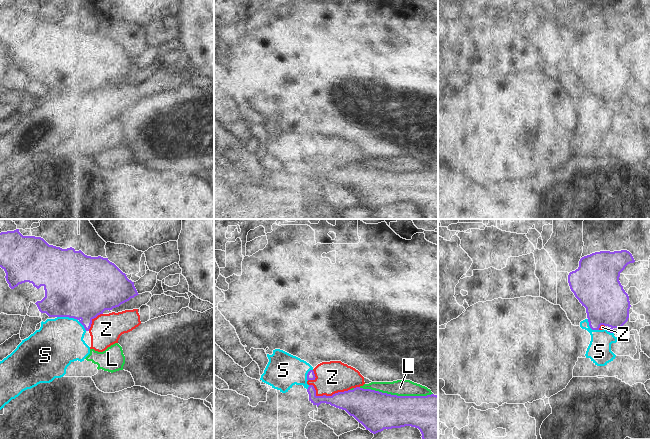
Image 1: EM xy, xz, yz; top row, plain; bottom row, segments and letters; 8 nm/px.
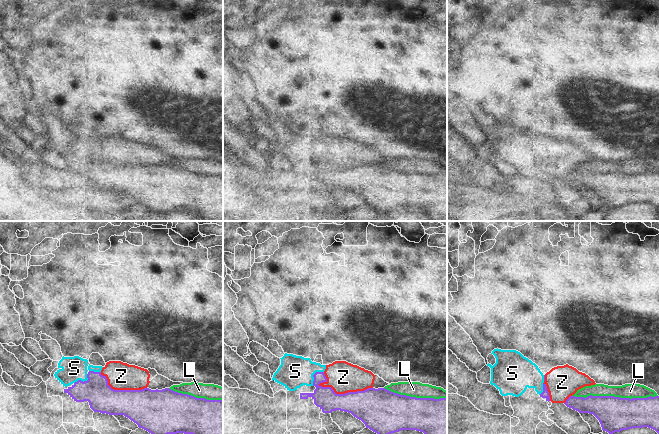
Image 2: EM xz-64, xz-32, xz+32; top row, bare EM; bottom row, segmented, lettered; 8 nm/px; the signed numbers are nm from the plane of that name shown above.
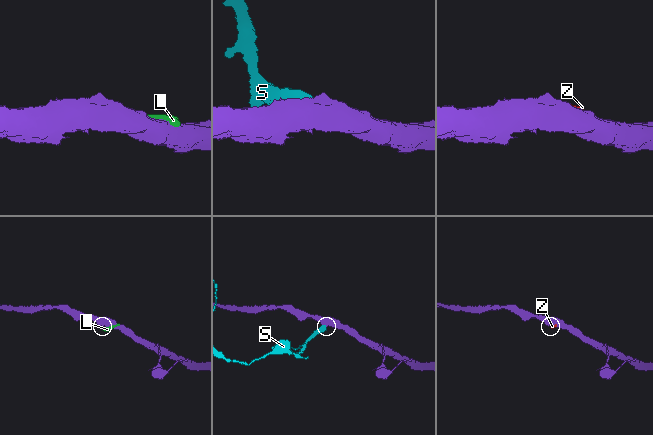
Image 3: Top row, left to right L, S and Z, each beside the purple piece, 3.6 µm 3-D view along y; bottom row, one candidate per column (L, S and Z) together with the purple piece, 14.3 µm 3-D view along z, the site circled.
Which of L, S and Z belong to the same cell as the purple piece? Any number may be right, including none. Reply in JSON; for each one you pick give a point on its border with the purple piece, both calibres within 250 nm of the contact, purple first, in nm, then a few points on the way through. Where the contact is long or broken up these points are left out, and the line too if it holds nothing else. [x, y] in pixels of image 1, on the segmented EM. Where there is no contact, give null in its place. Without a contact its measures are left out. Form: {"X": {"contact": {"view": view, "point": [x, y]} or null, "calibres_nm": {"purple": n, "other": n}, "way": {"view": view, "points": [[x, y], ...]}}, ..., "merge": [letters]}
{"merge": []}

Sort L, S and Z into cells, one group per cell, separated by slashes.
L / S Z

